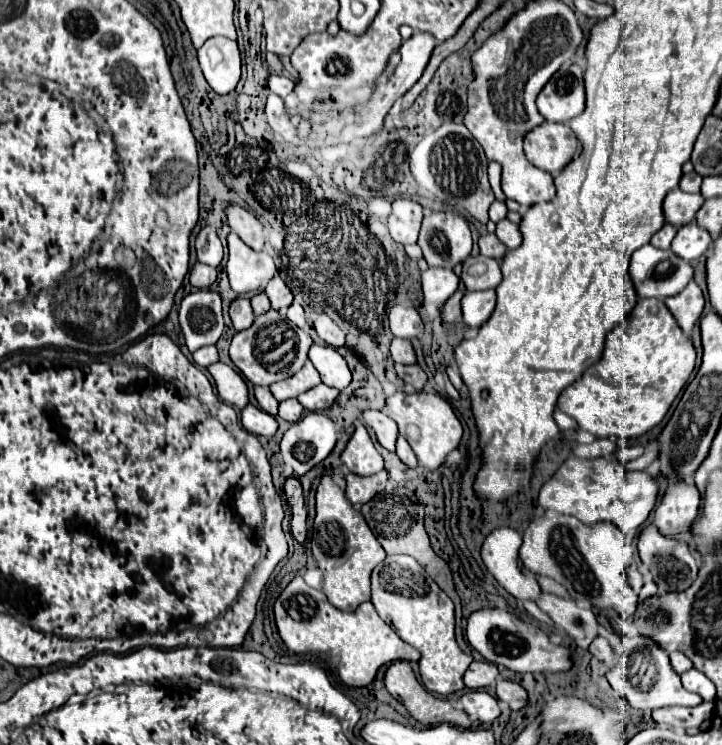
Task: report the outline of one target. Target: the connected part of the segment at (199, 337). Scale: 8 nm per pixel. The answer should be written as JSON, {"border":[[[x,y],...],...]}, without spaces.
{"border":[[[213,290],[189,292],[179,304],[179,326],[189,352],[215,344],[225,328],[221,296]]]}

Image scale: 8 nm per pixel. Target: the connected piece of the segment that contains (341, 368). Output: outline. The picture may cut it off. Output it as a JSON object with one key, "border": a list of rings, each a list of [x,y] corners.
{"border":[[[313,344],[309,350],[309,360],[321,374],[321,382],[327,386],[333,386],[337,390],[343,390],[351,382],[351,370],[347,368],[347,362],[343,356],[331,348],[331,346],[321,346]]]}

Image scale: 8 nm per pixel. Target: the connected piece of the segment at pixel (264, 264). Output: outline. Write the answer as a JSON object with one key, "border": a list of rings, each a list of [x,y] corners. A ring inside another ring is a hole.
{"border":[[[237,234],[227,236],[227,248],[229,260],[225,270],[231,288],[237,294],[261,292],[277,272],[273,258],[267,252],[251,250]]]}

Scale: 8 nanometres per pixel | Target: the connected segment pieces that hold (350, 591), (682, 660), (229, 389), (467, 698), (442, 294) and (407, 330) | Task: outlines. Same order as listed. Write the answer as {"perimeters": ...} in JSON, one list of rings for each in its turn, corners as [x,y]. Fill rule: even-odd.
{"perimeters":[[[[323,476],[317,488],[317,516],[311,538],[313,558],[323,572],[325,596],[335,608],[353,612],[361,602],[371,598],[371,572],[385,560],[385,550],[373,536],[363,514],[353,508],[345,492],[331,480],[331,476]]],[[[679,650],[671,652],[671,664],[673,664],[673,668],[675,668],[677,674],[683,674],[685,670],[689,670],[693,666],[693,662],[683,652],[679,652]]],[[[215,362],[211,368],[207,368],[209,374],[215,380],[219,398],[225,400],[231,406],[237,408],[245,408],[247,406],[247,384],[243,382],[243,378],[239,376],[237,370],[233,370],[231,366],[223,364],[223,362]]],[[[485,690],[465,692],[461,696],[461,704],[463,704],[463,710],[467,712],[467,716],[481,724],[491,724],[501,714],[497,698],[493,698]]],[[[425,270],[421,274],[423,286],[423,306],[429,312],[429,318],[441,318],[441,306],[457,290],[459,278],[453,270]]],[[[393,304],[387,310],[389,318],[389,328],[395,338],[405,338],[413,340],[423,334],[423,322],[419,312],[413,306],[403,306],[403,304]]]]}

